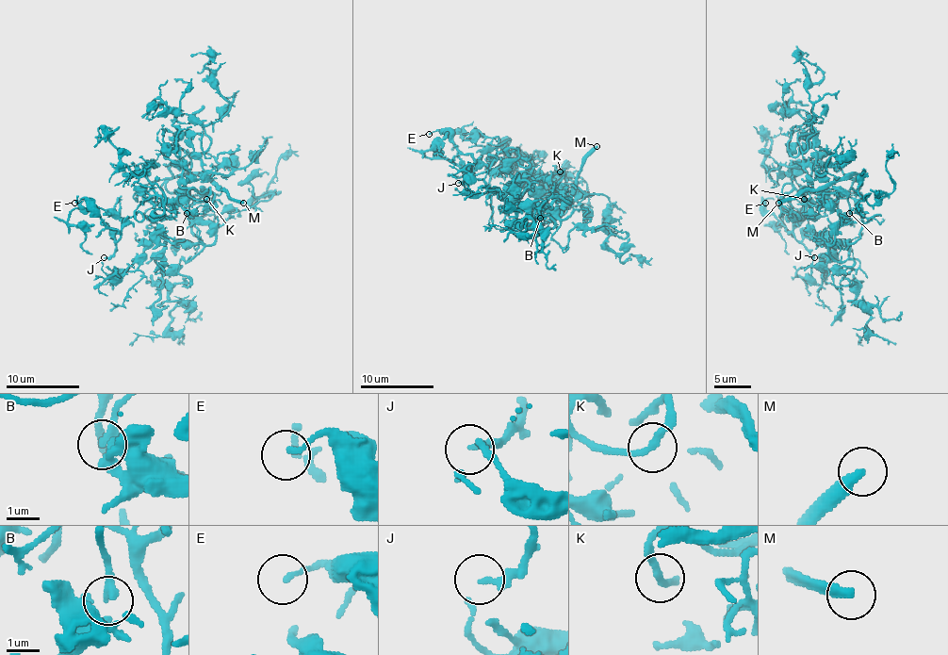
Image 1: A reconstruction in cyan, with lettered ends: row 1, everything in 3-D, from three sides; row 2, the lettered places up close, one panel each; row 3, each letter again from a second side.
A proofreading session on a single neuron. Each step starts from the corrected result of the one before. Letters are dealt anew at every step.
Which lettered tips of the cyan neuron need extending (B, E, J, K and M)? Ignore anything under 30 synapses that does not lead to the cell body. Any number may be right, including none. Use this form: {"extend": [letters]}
{"extend": ["M"]}

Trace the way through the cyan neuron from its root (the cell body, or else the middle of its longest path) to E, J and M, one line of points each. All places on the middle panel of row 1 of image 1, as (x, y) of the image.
E: (540, 226), (493, 223), (487, 185), (505, 163), (505, 152), (476, 173), (470, 155), (447, 134), (429, 134)
J: (540, 226), (493, 223), (487, 185), (505, 163), (505, 152), (485, 171), (474, 171), (474, 161), (458, 183)
M: (540, 226), (540, 216), (546, 203), (553, 196), (560, 196), (571, 188), (580, 165), (596, 146)

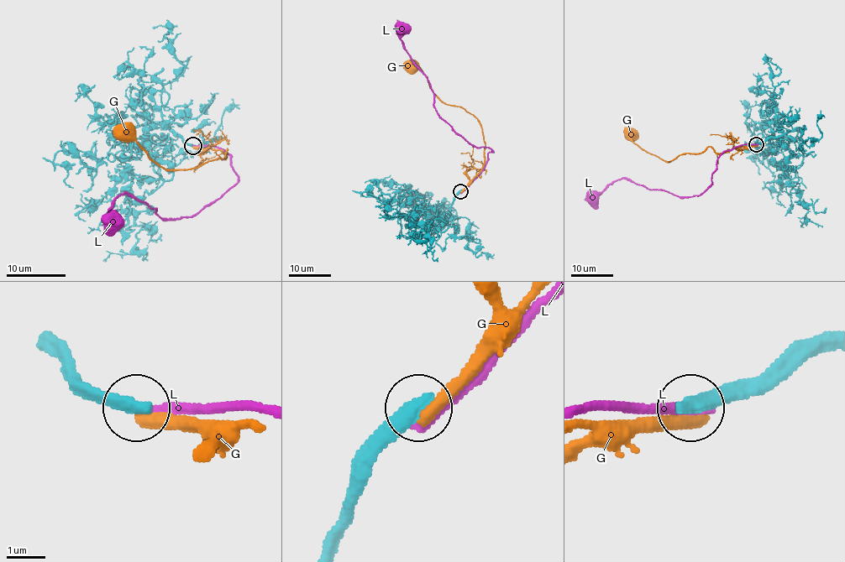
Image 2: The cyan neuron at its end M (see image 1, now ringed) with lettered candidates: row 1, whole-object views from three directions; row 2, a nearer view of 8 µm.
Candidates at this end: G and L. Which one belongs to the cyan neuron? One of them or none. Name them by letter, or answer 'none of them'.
none of them

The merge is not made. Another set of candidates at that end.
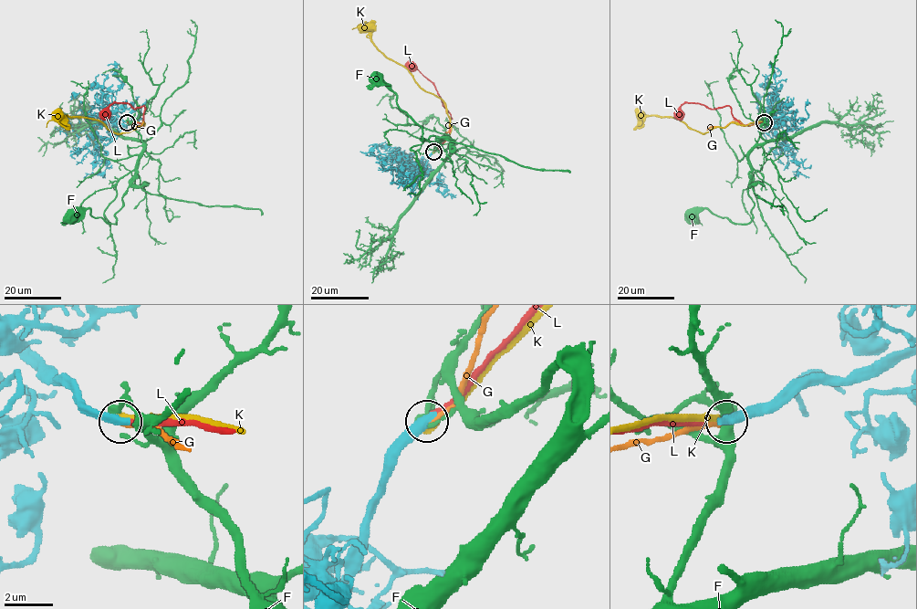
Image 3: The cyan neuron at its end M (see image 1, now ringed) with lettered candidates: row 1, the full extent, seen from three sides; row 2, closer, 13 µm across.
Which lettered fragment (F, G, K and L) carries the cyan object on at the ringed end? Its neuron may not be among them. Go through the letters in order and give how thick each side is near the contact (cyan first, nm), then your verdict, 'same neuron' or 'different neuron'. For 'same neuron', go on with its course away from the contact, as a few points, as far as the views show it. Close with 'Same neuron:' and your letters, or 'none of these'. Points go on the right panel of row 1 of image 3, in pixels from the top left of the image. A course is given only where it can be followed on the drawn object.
F: 480 nm thick on the cyan side, 320 nm on the other; different neuron
G: 400 nm thick on the cyan side, 200 nm on the other; different neuron
K: 400 nm thick on the cyan side, 400 nm on the other; same neuron; it runs (764, 122), (746, 125), (730, 122), (701, 133), (673, 117), (646, 116), (641, 120), (640, 116)
L: 360 nm thick on the cyan side, 240 nm on the other; different neuron
Same neuron: K

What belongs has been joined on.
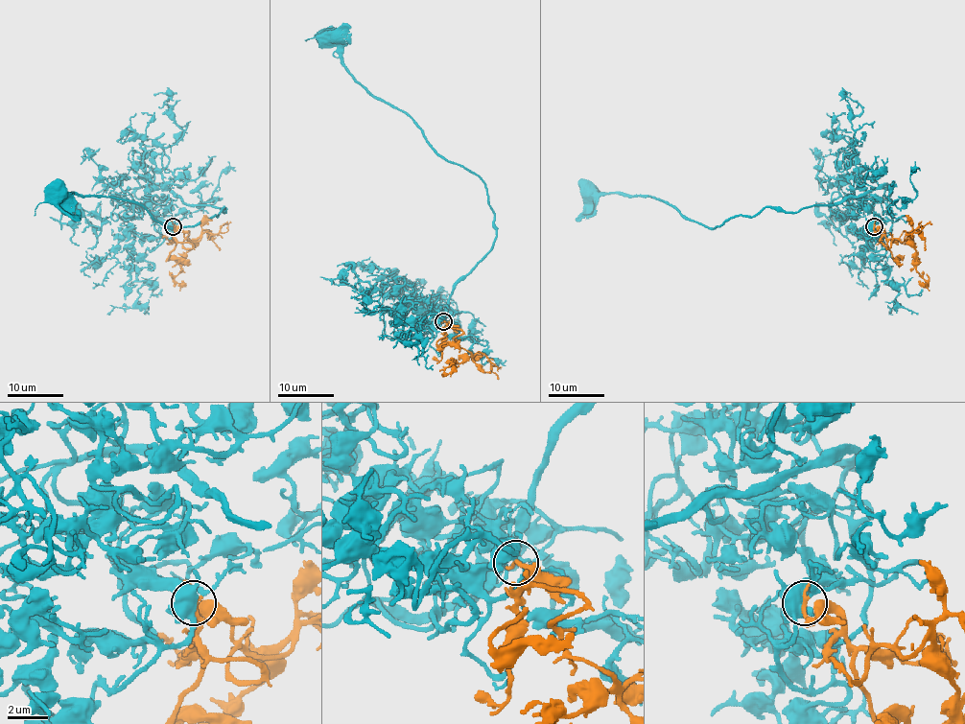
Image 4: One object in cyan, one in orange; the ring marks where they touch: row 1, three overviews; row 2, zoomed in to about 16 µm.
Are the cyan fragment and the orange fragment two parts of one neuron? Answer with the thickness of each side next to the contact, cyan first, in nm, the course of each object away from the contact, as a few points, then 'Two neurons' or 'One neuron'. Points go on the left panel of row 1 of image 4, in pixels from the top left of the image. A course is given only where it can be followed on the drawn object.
Thickness 500 nm (cyan) against 190 nm. Course of cyan: (173, 227), (152, 241), (161, 235), (151, 202), (178, 197), (225, 212), (169, 228), (138, 203), (55, 194). Course of orange: (173, 227), (178, 243), (192, 246), (185, 247), (186, 238), (197, 241), (174, 280), (184, 281). One neuron

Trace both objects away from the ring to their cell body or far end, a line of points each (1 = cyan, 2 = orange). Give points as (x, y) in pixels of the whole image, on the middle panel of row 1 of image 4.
1: (443, 320), (425, 320), (432, 334), (424, 339), (428, 315), (493, 244), (486, 185), (379, 101), (325, 35)
2: (443, 321), (444, 331), (462, 333), (453, 339), (467, 350), (467, 358), (455, 365)

